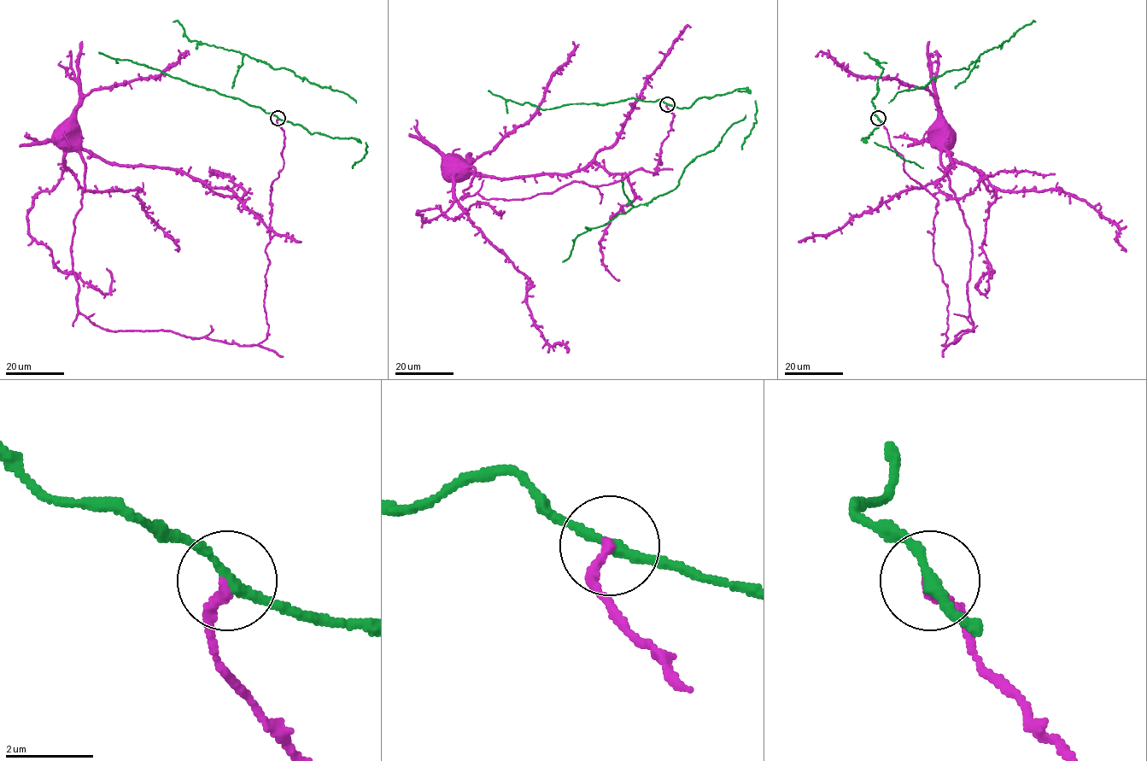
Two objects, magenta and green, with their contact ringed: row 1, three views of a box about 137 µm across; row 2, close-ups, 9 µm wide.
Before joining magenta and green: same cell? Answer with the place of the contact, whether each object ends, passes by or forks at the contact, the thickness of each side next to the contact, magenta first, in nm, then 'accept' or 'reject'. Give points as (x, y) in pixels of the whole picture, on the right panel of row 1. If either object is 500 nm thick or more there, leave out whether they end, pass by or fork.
place (878, 118); magenta ends; green passes by; calibres 240 and 240 nm; reject

